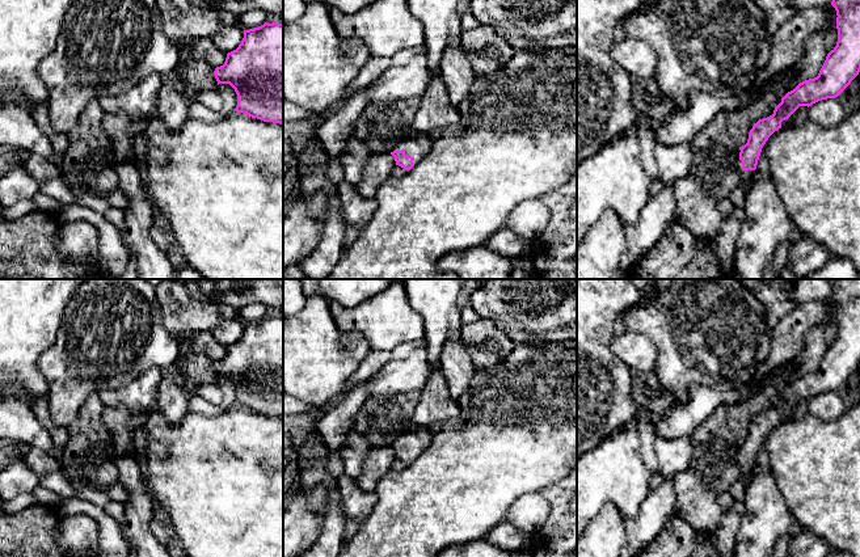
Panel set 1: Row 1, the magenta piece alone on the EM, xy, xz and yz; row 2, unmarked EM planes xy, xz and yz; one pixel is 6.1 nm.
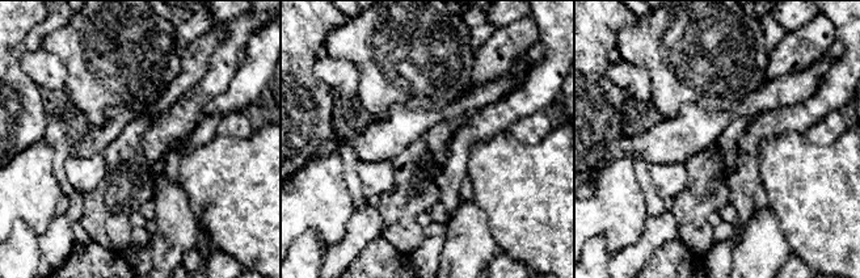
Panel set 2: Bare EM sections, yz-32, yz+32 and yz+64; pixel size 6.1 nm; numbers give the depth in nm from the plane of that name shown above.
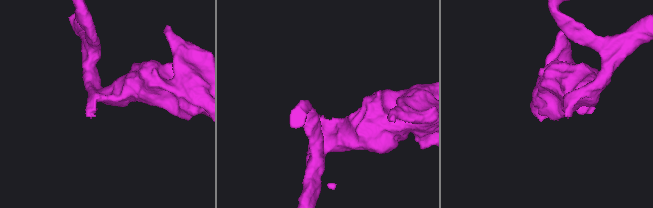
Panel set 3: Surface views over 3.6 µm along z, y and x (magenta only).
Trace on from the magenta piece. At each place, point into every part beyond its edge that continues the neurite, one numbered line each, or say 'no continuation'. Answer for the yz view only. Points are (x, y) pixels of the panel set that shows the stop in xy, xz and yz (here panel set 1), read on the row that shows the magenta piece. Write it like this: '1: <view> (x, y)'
1: yz (745, 176)

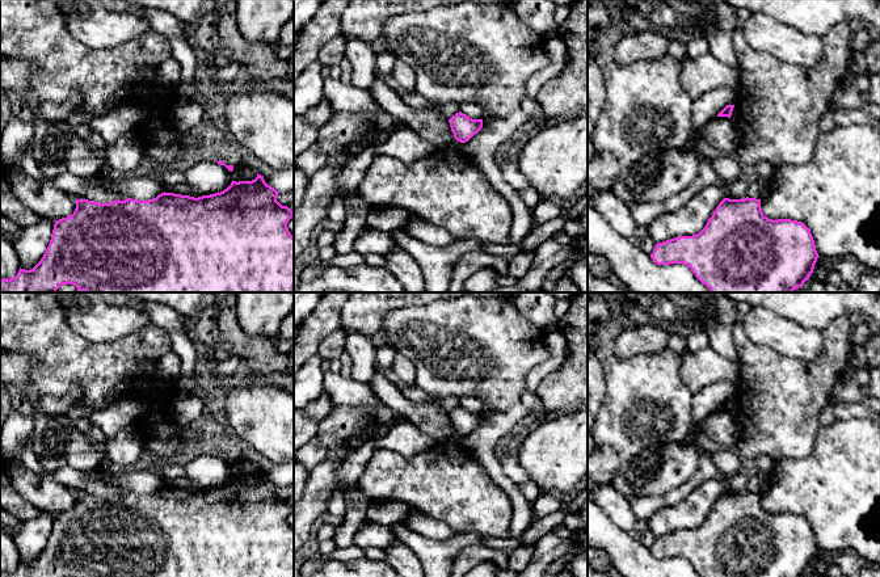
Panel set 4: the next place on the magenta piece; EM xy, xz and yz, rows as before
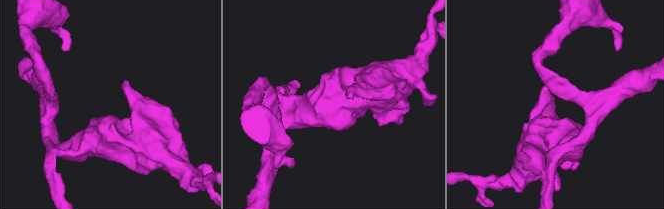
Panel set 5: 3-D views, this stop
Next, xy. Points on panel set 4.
no continuation

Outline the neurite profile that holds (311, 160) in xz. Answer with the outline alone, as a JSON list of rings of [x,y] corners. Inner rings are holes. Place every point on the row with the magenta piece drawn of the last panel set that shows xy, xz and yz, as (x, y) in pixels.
[[[311,146],[299,155],[295,168],[300,169],[308,178],[311,178],[315,172],[327,164],[328,159],[329,156],[320,151],[319,147]]]

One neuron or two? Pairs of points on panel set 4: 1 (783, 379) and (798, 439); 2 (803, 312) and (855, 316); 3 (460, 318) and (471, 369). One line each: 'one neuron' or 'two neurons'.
1: one neuron
2: one neuron
3: one neuron

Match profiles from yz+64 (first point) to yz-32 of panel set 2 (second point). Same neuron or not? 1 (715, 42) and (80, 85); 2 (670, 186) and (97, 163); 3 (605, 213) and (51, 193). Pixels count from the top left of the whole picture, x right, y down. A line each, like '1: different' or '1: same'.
1: same
2: same
3: same

